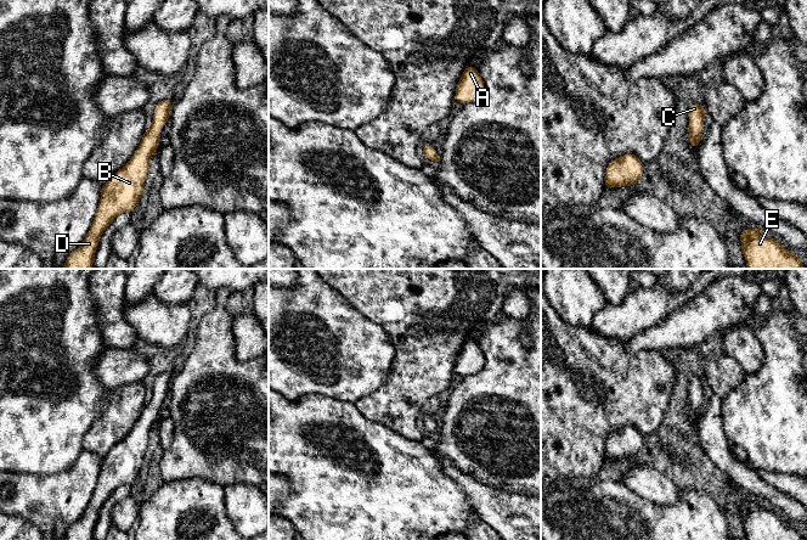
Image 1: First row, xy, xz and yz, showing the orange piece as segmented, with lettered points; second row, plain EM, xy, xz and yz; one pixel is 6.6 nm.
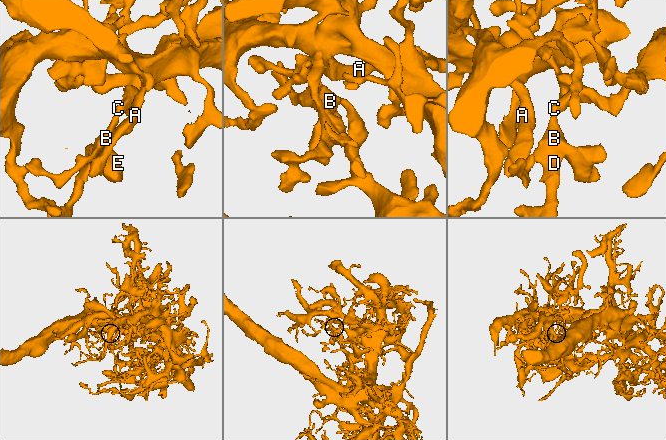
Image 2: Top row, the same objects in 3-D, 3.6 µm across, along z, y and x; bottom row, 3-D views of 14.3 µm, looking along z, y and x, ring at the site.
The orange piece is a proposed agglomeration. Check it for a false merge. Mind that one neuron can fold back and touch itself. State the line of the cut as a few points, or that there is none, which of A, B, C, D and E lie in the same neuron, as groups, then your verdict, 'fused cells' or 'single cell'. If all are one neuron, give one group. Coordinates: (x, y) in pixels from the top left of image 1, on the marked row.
cut none; groups A B C D E; single cell

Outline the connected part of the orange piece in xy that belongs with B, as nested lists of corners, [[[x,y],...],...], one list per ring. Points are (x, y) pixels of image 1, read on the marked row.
[[[173,99],[156,103],[152,125],[146,129],[130,161],[101,187],[92,225],[83,243],[68,255],[62,269],[91,269],[103,231],[115,216],[131,213],[140,203],[151,157],[159,147],[162,128],[169,120],[173,106]]]

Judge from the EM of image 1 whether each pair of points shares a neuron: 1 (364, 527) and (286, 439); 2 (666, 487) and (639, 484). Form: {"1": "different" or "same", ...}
{"1": "same", "2": "same"}

